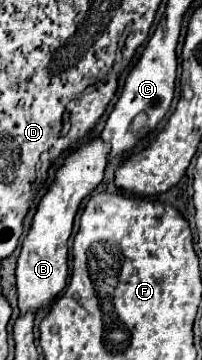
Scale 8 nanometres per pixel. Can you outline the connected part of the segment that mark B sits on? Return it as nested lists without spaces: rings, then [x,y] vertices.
[[[101,138],[81,144],[77,150],[69,152],[65,162],[57,168],[55,180],[49,184],[41,202],[37,204],[37,212],[33,216],[31,228],[23,240],[23,248],[17,260],[17,298],[19,310],[37,312],[41,306],[47,306],[55,300],[55,296],[65,288],[69,276],[69,250],[67,240],[71,236],[73,218],[79,210],[79,204],[85,196],[89,196],[97,184],[103,180],[103,170],[107,166],[109,144]]]

